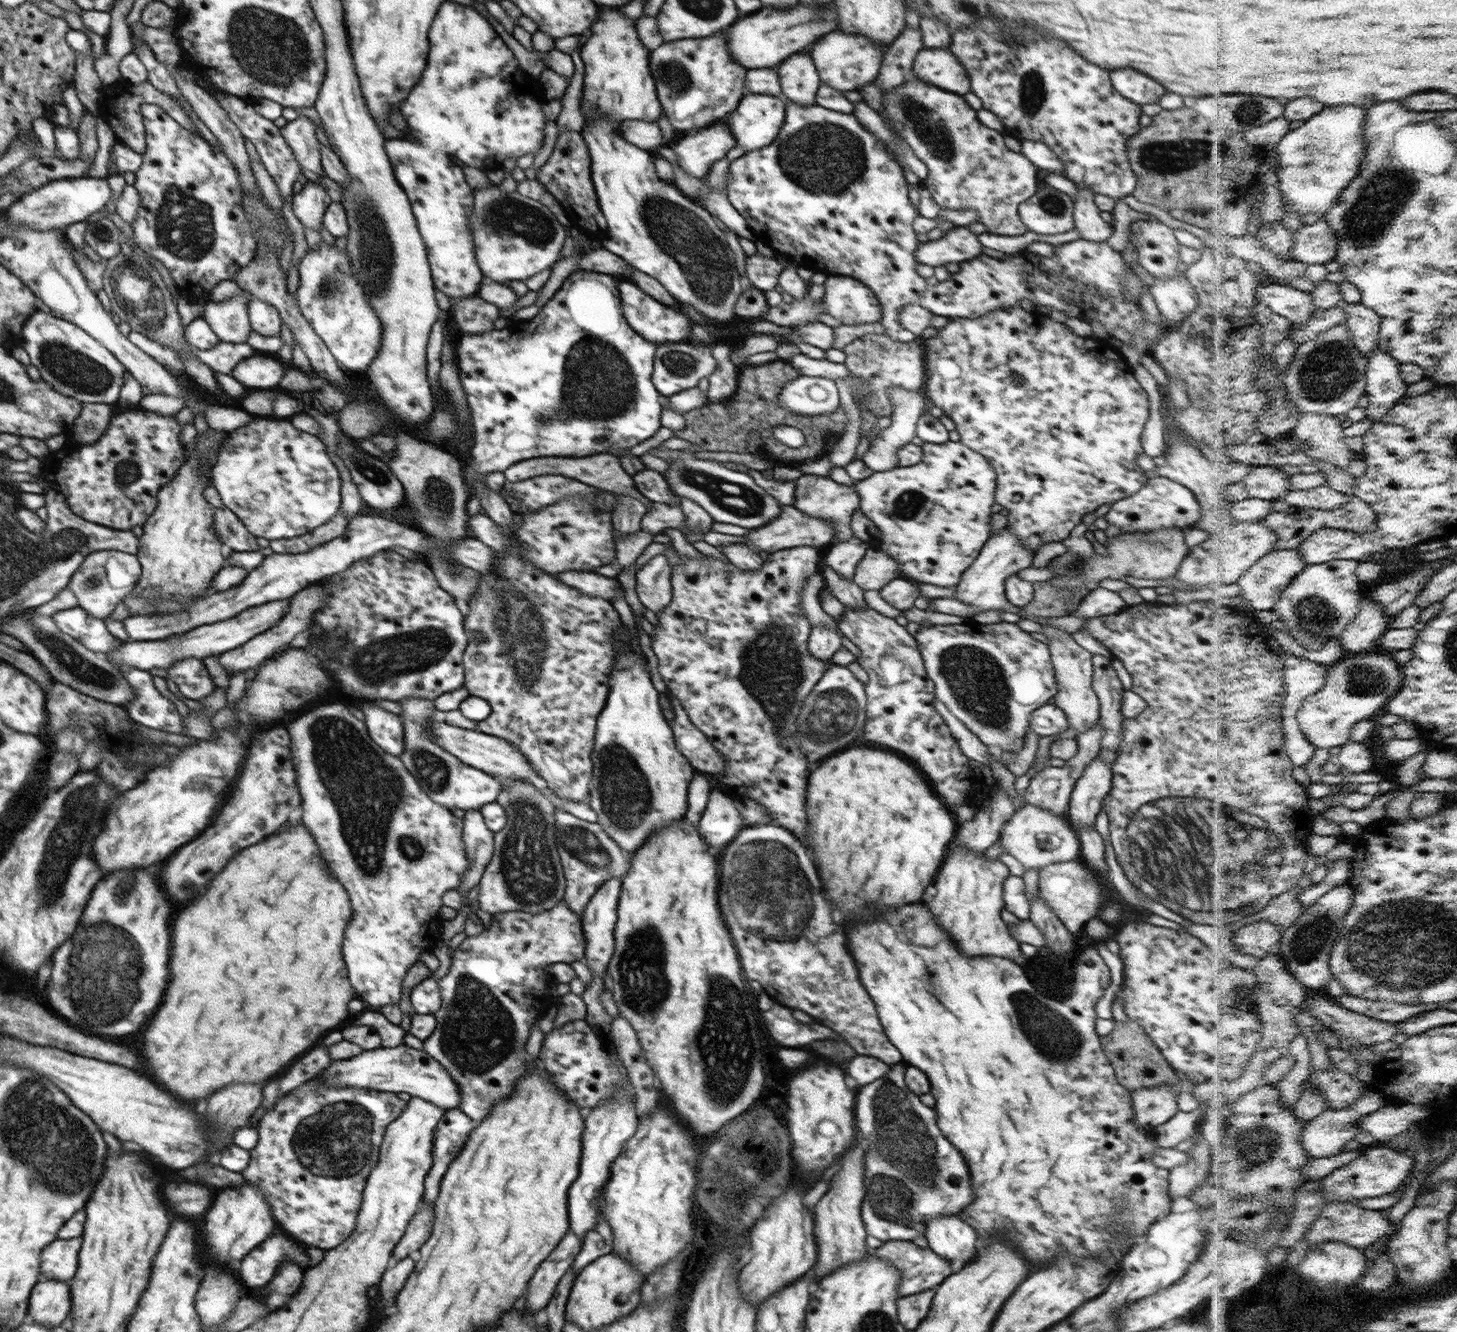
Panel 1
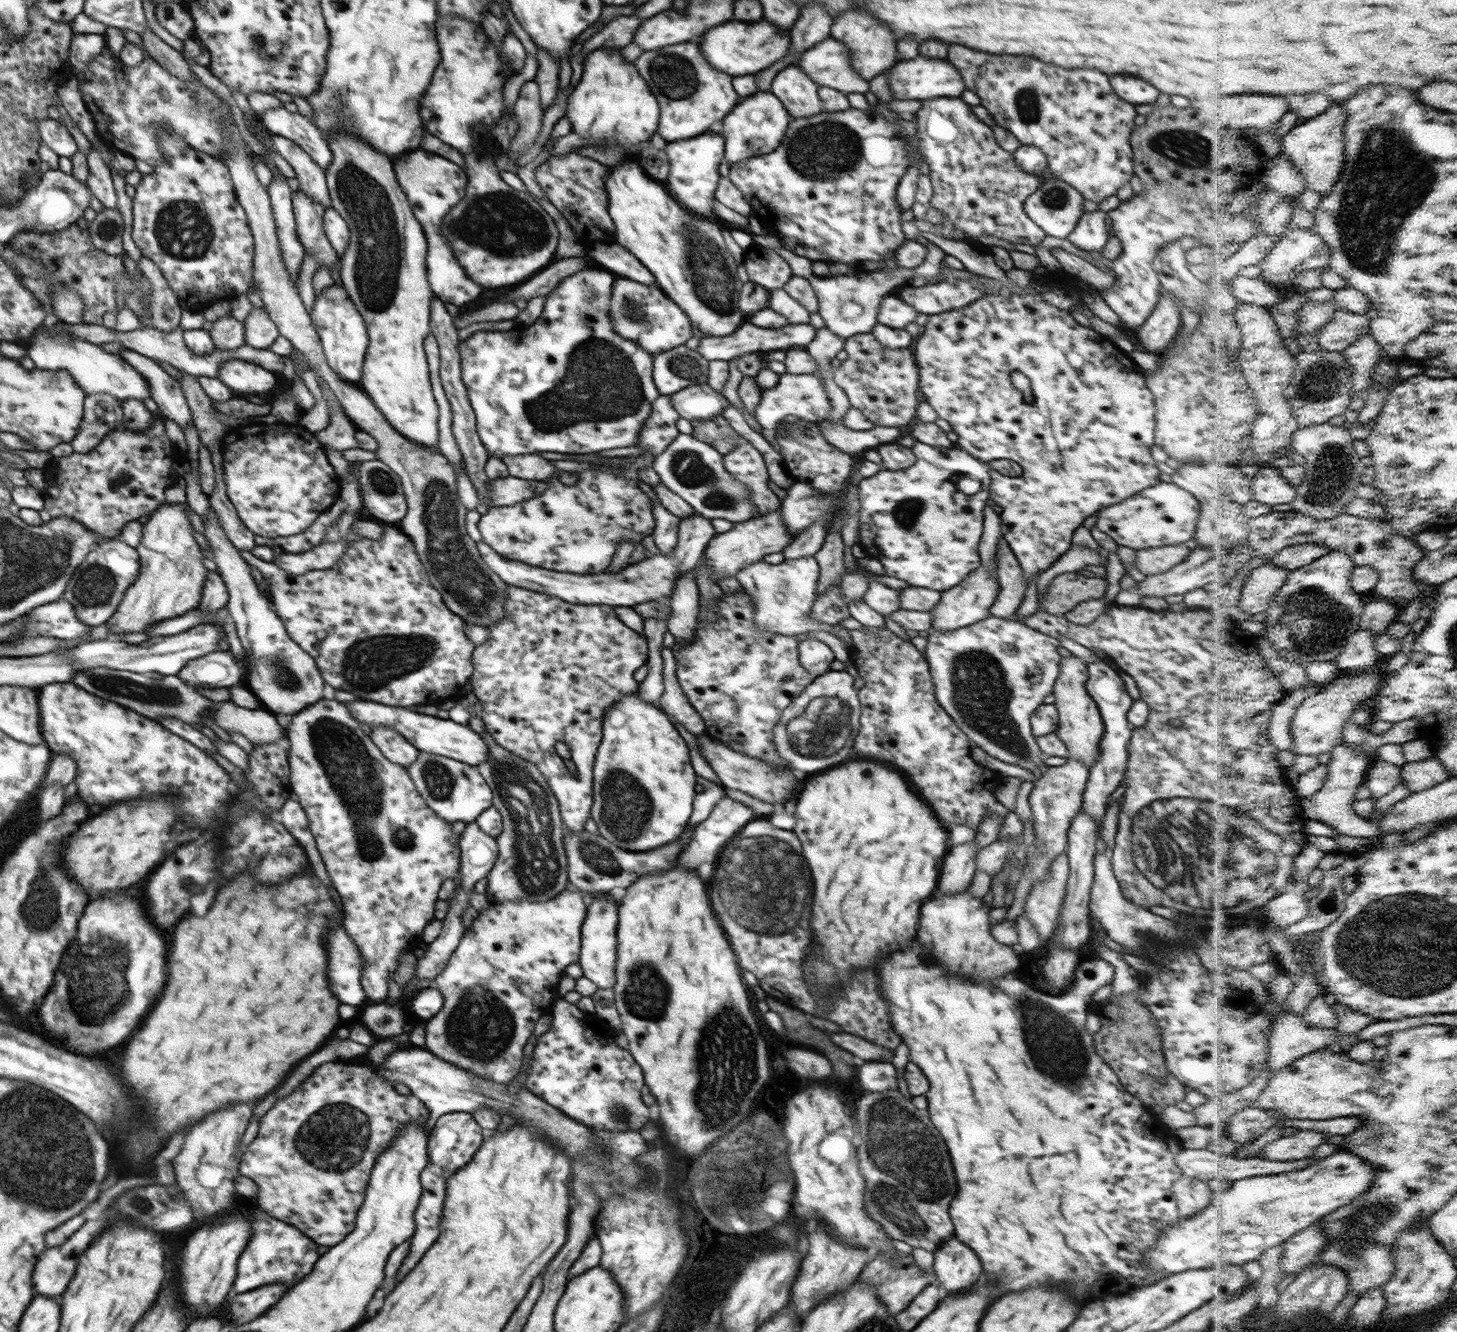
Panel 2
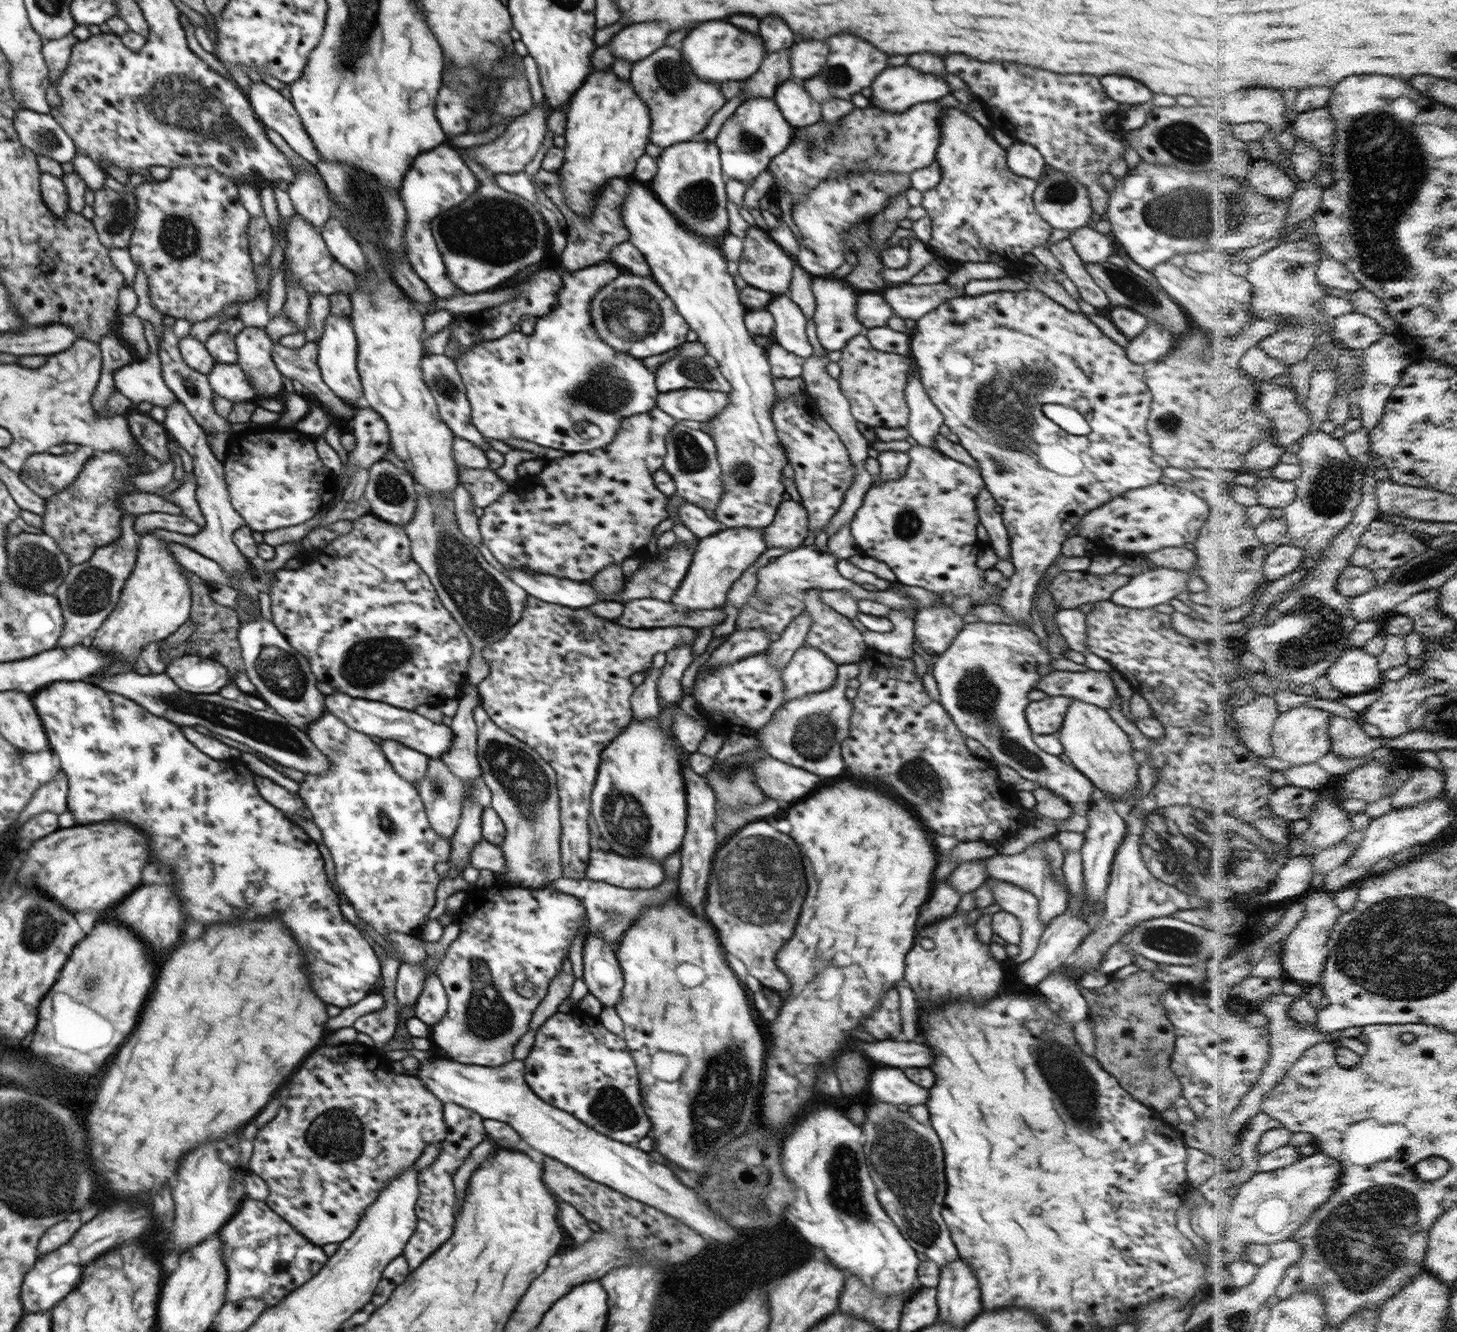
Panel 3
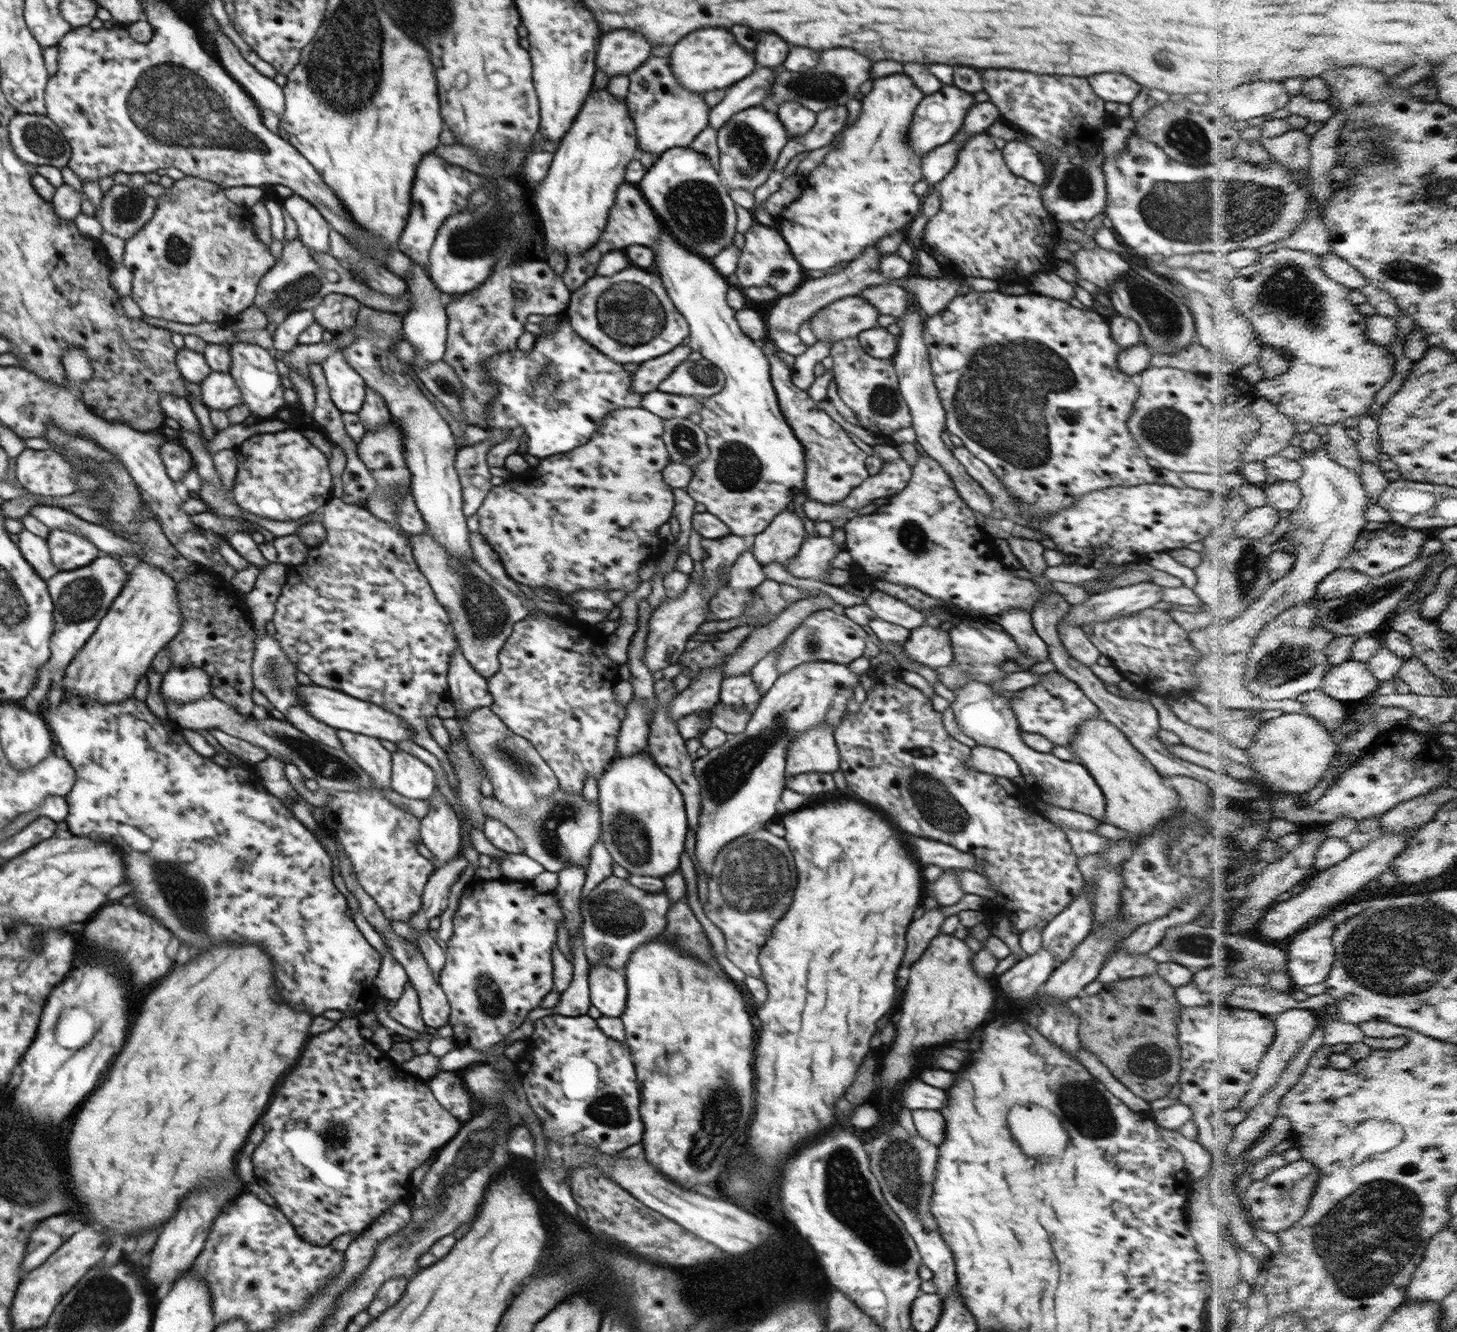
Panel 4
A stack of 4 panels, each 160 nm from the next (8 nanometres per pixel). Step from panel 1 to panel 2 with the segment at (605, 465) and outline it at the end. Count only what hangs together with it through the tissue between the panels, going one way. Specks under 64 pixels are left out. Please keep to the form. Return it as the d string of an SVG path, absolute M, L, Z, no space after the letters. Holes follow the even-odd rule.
M535 454L504 456L504 464L510 475L526 480L546 480L554 471L558 471L550 461ZM652 499L650 501L653 502L653 515L656 522L654 531L652 531L654 542L660 550L660 554L671 553L677 545L680 519L657 501ZM692 571L685 572L676 583L670 596L669 605L671 615L667 620L667 630L674 635L675 642L691 642L697 628L697 616L699 616L699 591Z

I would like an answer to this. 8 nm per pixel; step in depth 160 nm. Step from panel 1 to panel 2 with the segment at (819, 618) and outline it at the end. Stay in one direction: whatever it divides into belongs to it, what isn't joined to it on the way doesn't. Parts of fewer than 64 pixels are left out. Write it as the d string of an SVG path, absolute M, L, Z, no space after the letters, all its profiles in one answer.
M807 556L786 559L779 564L758 561L741 568L735 577L753 602L755 628L760 632L796 636L806 632L818 632L818 630L833 634L833 625L824 624L809 616L817 597L816 587L819 576L818 561L813 556Z

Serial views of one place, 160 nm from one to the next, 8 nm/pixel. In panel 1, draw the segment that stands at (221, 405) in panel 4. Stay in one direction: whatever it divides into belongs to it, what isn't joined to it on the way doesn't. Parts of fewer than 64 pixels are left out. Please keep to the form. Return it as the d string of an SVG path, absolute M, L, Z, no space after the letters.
M277 354L249 356L241 360L232 370L233 376L248 391L252 389L279 388L280 379L288 370L288 365L280 361Z

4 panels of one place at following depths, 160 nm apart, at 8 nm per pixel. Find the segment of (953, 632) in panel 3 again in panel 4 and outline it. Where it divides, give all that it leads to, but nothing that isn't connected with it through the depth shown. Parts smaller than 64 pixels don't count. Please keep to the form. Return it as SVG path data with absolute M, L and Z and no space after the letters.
M936 624L934 627L922 625L910 630L909 639L903 647L903 652L910 660L930 669L948 666L953 660L949 633Z

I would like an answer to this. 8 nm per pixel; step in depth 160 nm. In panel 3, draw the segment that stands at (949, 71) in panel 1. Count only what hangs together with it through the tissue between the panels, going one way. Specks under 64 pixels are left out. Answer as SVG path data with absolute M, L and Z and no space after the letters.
M910 66L886 68L872 81L871 88L872 106L898 114L924 101L938 101L950 92L942 76L920 74Z

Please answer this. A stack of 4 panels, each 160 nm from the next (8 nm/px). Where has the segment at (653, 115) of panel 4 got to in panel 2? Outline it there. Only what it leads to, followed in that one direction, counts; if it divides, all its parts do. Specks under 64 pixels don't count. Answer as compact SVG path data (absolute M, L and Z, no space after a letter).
M695 40L672 44L652 51L644 51L633 62L633 65L658 101L660 114L657 132L666 143L686 140L703 132L708 132L715 122L724 118L739 102L740 96L732 84L733 77L710 66L700 53L698 42Z

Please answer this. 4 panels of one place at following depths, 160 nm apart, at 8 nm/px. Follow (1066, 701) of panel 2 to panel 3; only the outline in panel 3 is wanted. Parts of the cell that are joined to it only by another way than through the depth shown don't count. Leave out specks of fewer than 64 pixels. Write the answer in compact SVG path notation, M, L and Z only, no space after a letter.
M1071 697L1069 699L1071 703L1062 728L1057 733L1063 752L1072 760L1072 765L1087 776L1097 789L1114 800L1114 803L1121 796L1129 796L1139 785L1139 764L1128 735L1120 729L1106 709Z

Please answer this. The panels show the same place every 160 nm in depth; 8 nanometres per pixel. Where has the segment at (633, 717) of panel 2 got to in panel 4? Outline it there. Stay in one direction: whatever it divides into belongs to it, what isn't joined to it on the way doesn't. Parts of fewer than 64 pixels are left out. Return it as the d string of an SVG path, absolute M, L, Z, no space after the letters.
M647 749L630 756L614 757L597 781L602 825L600 839L606 845L613 862L626 869L630 875L662 880L672 875L679 868L680 854L685 851L684 841L689 828L683 794L675 782L655 763Z

